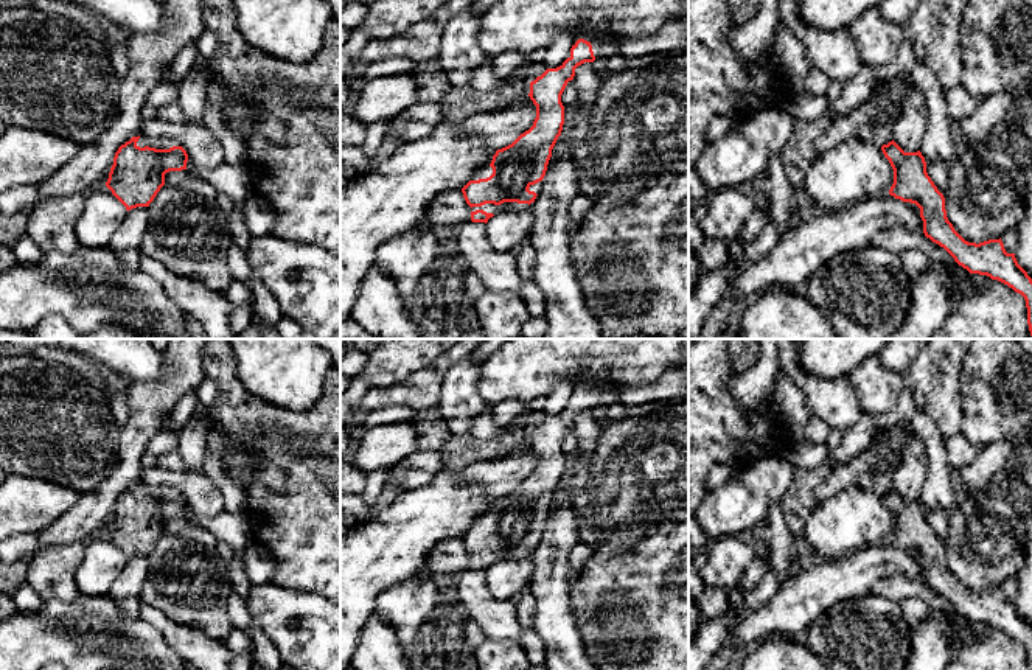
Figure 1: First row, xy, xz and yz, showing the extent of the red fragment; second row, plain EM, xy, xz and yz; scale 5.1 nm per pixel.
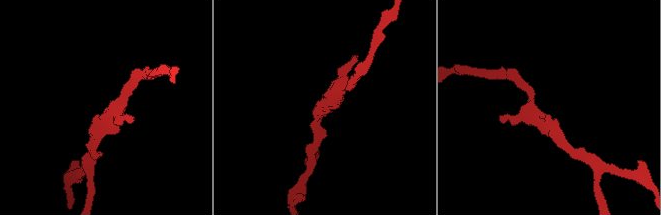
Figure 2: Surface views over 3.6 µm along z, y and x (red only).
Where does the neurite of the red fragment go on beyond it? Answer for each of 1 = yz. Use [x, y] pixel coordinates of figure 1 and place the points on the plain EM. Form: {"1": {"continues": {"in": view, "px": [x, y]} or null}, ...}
{"1": {"continues": null}}

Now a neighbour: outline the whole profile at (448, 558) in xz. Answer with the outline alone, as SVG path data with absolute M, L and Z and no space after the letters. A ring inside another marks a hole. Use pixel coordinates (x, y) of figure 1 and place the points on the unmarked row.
M462 538L438 541L426 555L427 566L438 580L454 580L471 569L471 555Z

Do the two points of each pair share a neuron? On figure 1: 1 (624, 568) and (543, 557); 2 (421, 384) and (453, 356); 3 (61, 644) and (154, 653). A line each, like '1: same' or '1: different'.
1: different
2: same
3: same

